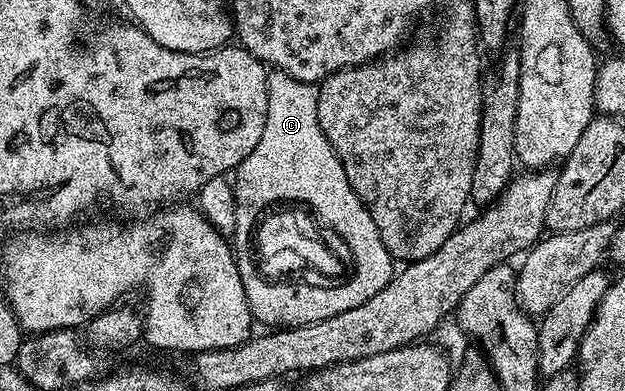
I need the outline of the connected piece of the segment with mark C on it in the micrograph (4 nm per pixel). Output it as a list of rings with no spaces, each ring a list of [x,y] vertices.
[[[274,69],[266,76],[266,92],[268,105],[260,139],[242,158],[232,175],[232,250],[240,269],[240,280],[244,281],[244,297],[251,316],[257,322],[259,319],[267,323],[270,329],[293,329],[299,325],[320,323],[329,315],[341,315],[341,308],[334,303],[331,306],[324,304],[327,303],[324,294],[310,287],[270,287],[270,283],[262,283],[262,279],[254,275],[250,259],[246,256],[246,231],[250,231],[254,211],[258,211],[266,199],[282,199],[282,195],[287,195],[289,199],[306,199],[306,203],[314,203],[314,207],[322,211],[322,219],[327,219],[338,232],[342,232],[344,245],[354,252],[360,268],[361,292],[375,290],[380,293],[394,278],[396,265],[384,249],[366,206],[348,185],[344,169],[320,129],[315,88],[294,79],[285,70]]]

